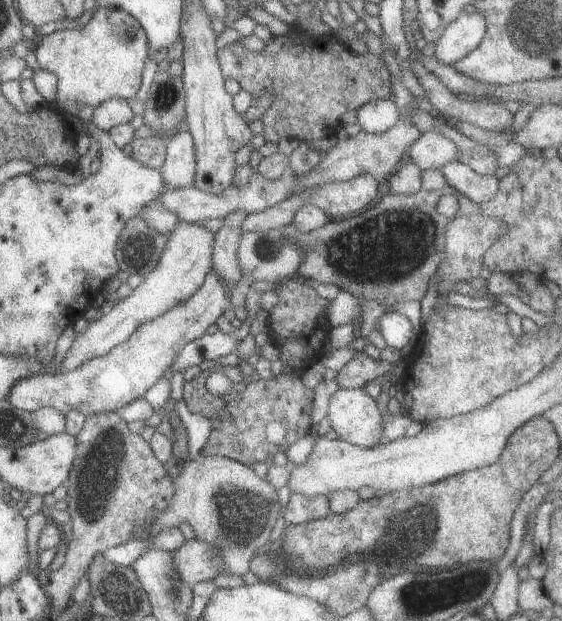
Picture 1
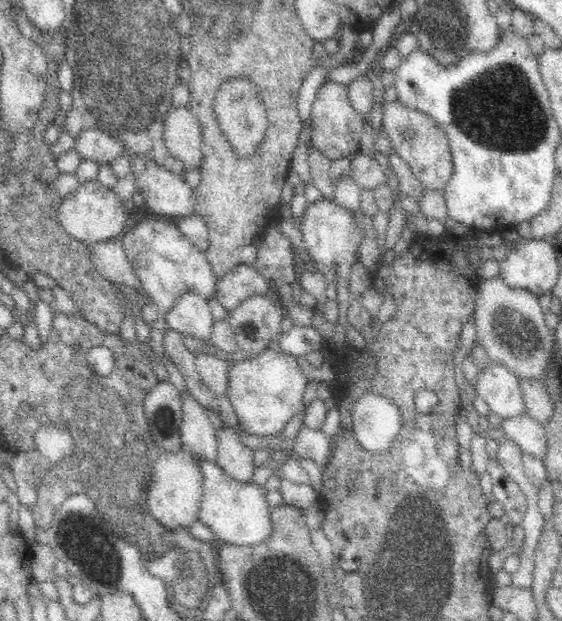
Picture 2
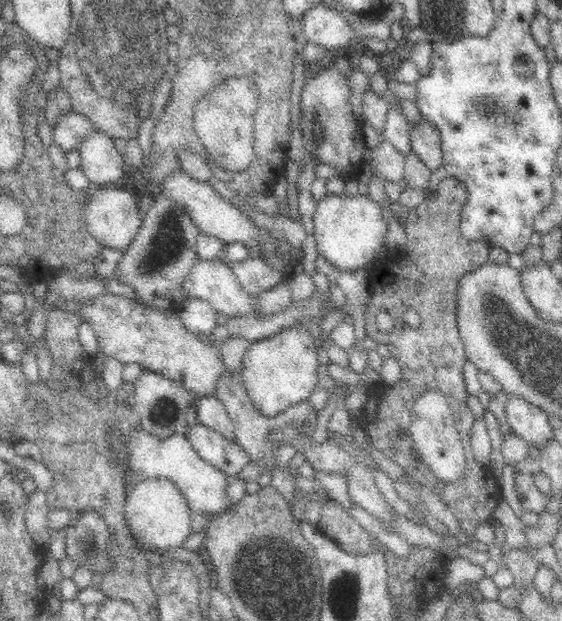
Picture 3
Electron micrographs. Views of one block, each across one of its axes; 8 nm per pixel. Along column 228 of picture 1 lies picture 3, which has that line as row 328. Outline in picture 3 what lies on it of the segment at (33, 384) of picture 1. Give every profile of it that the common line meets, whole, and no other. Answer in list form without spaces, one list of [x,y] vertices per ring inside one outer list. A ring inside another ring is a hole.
[[[306,326],[291,328],[282,330],[272,338],[252,343],[244,354],[238,372],[253,409],[267,418],[276,418],[309,398],[318,387],[316,368],[321,360],[323,355],[315,348]]]

